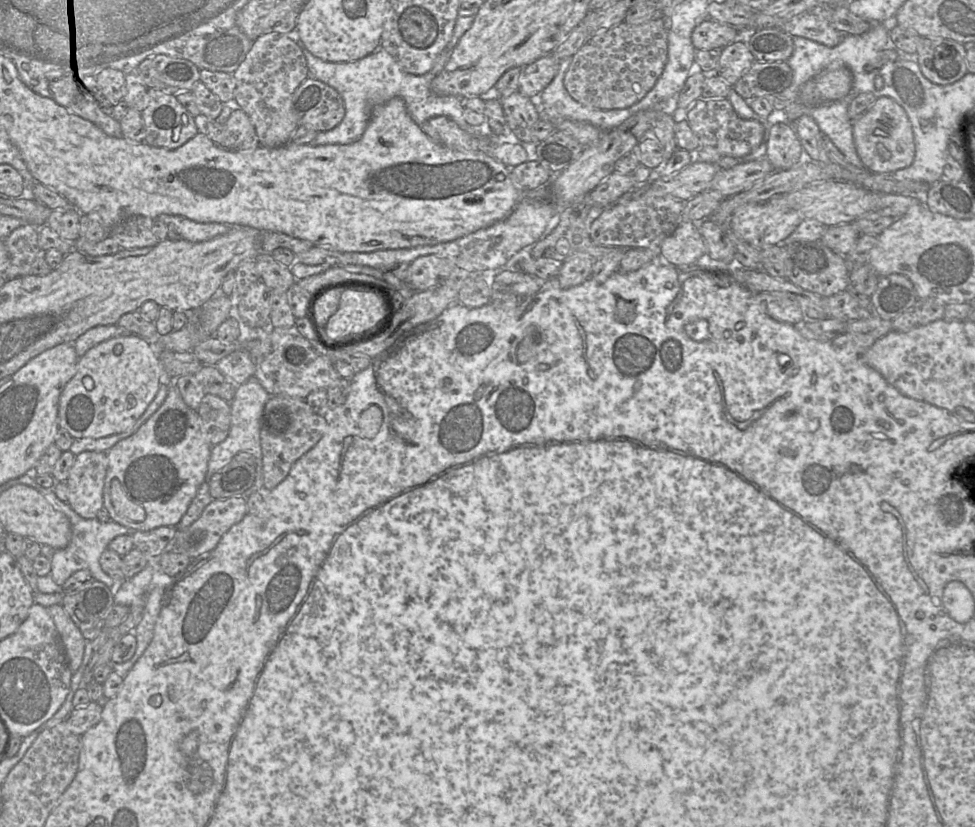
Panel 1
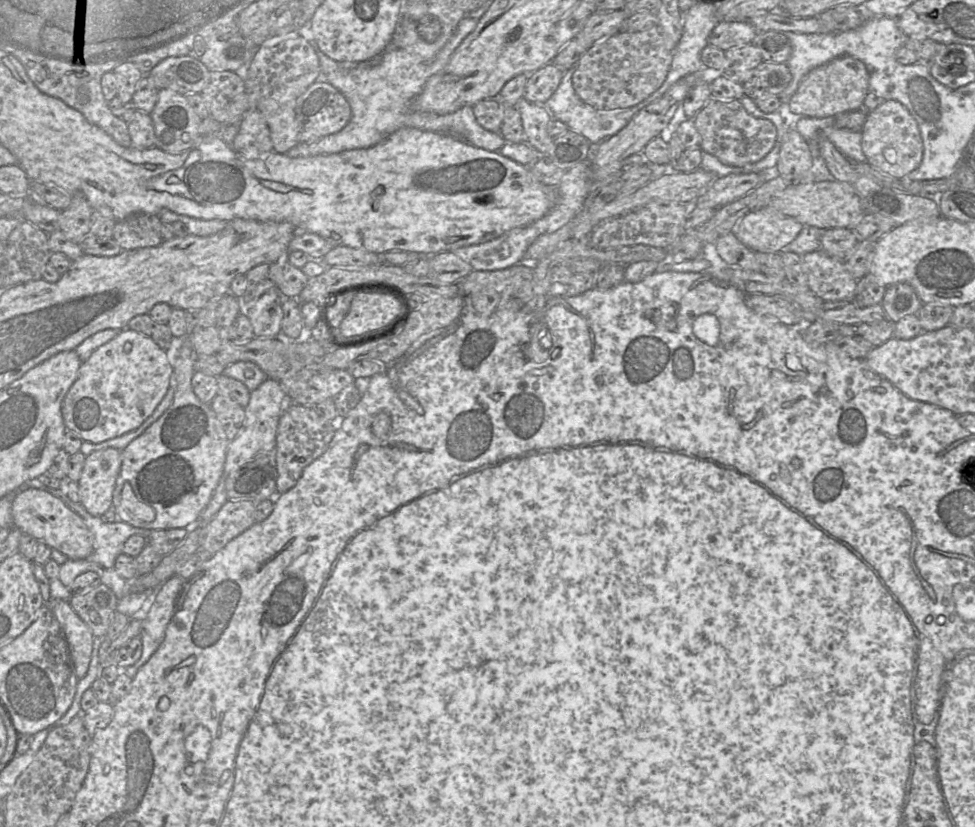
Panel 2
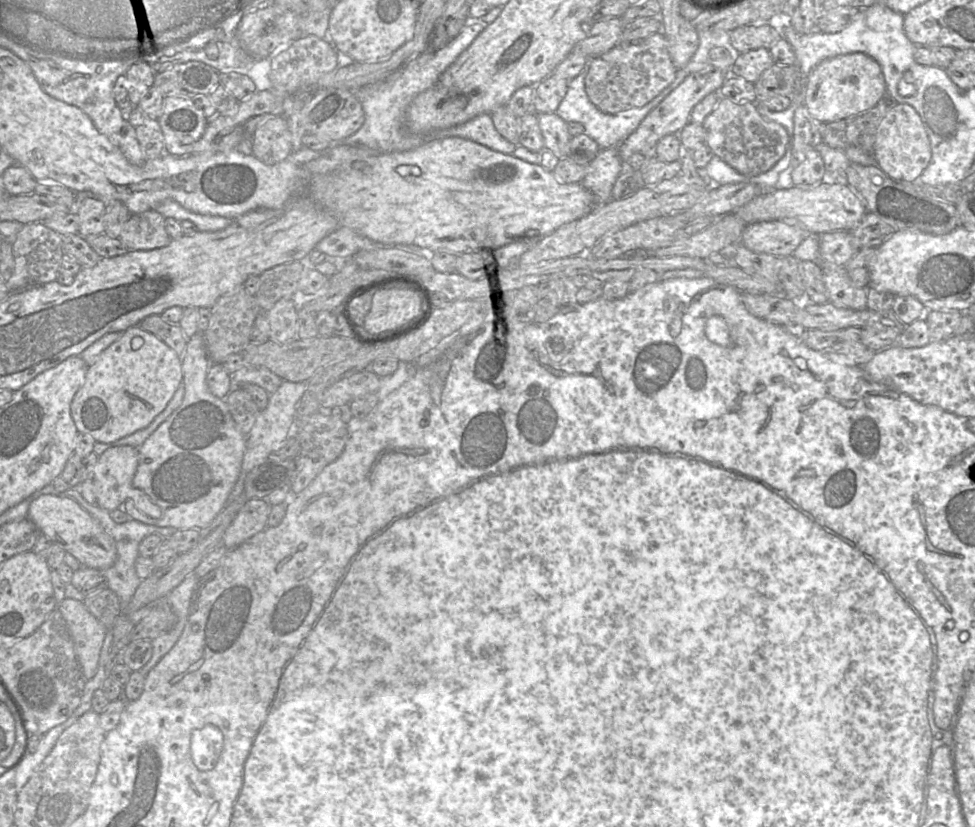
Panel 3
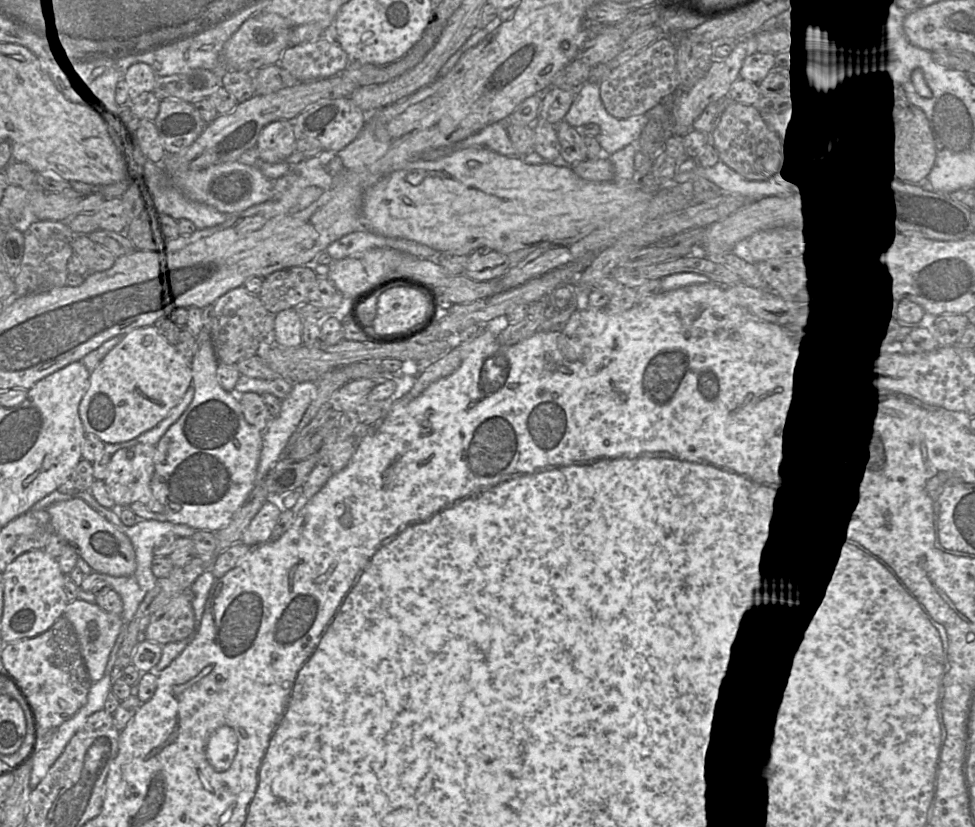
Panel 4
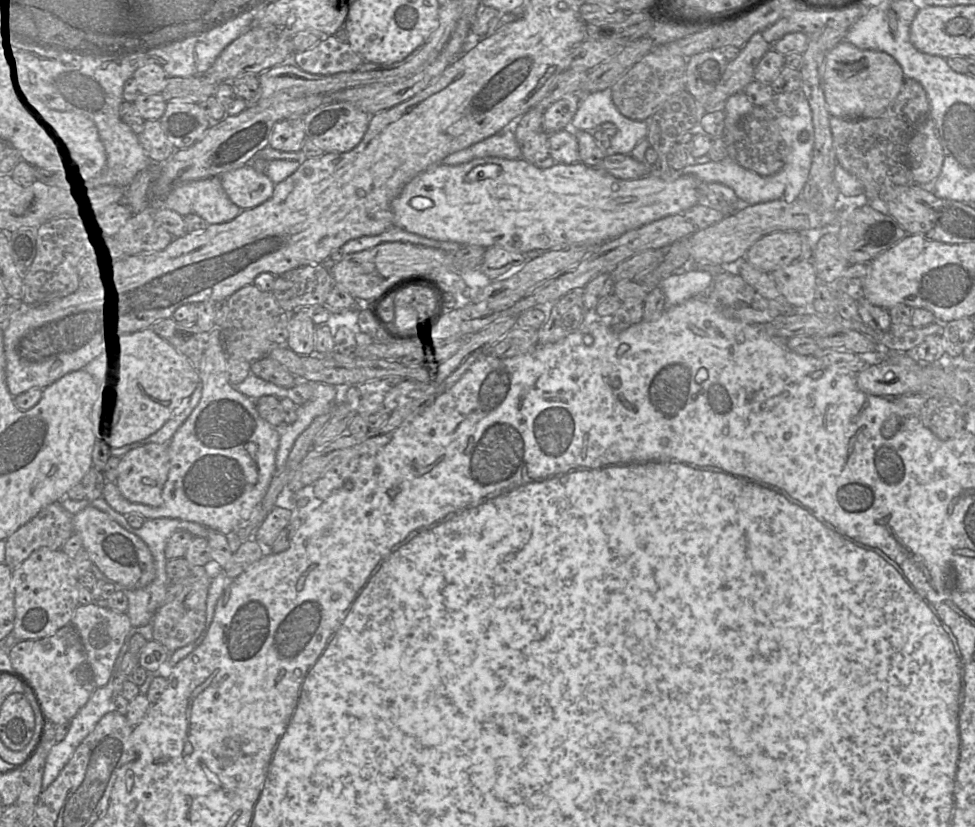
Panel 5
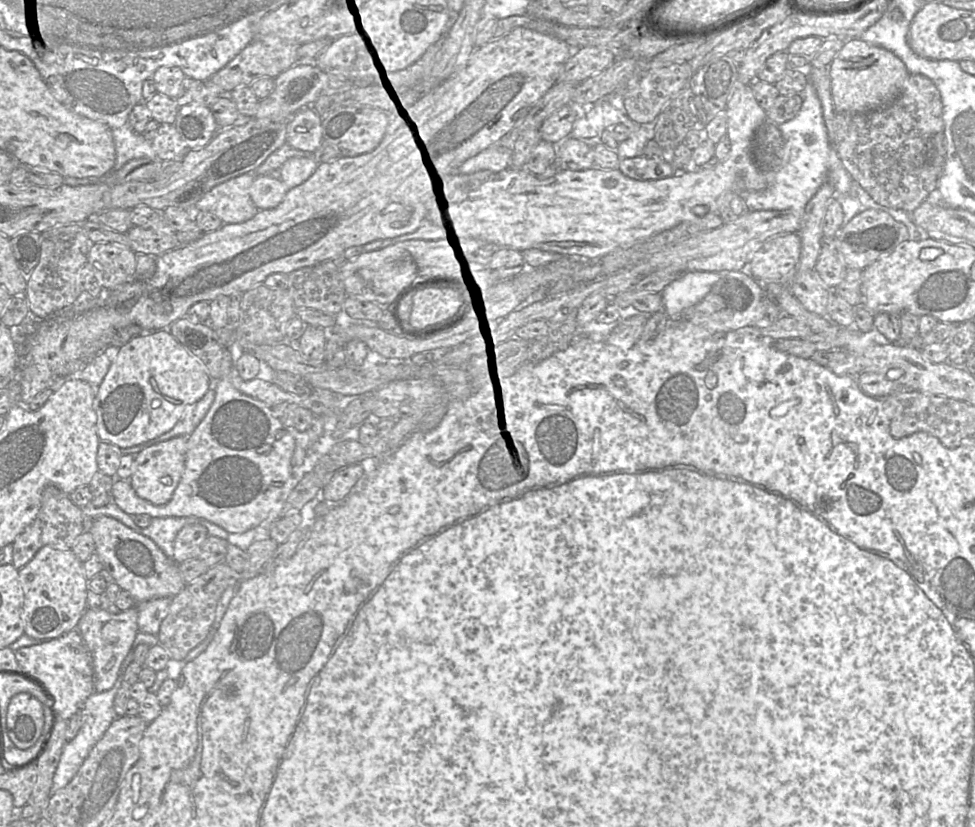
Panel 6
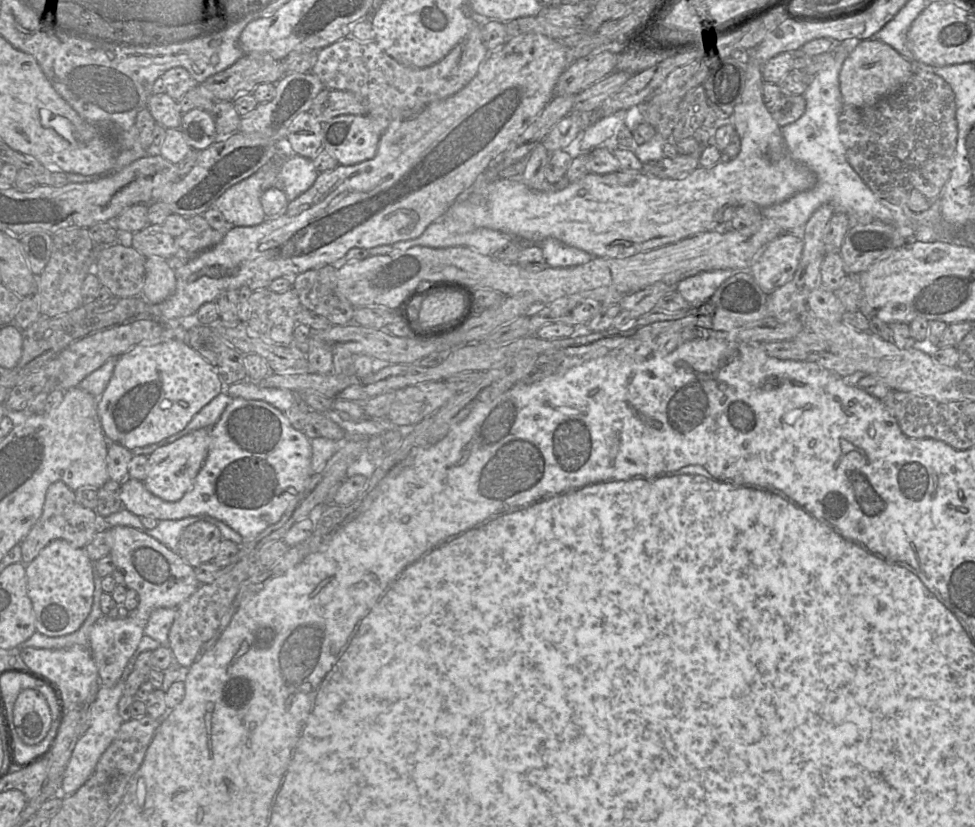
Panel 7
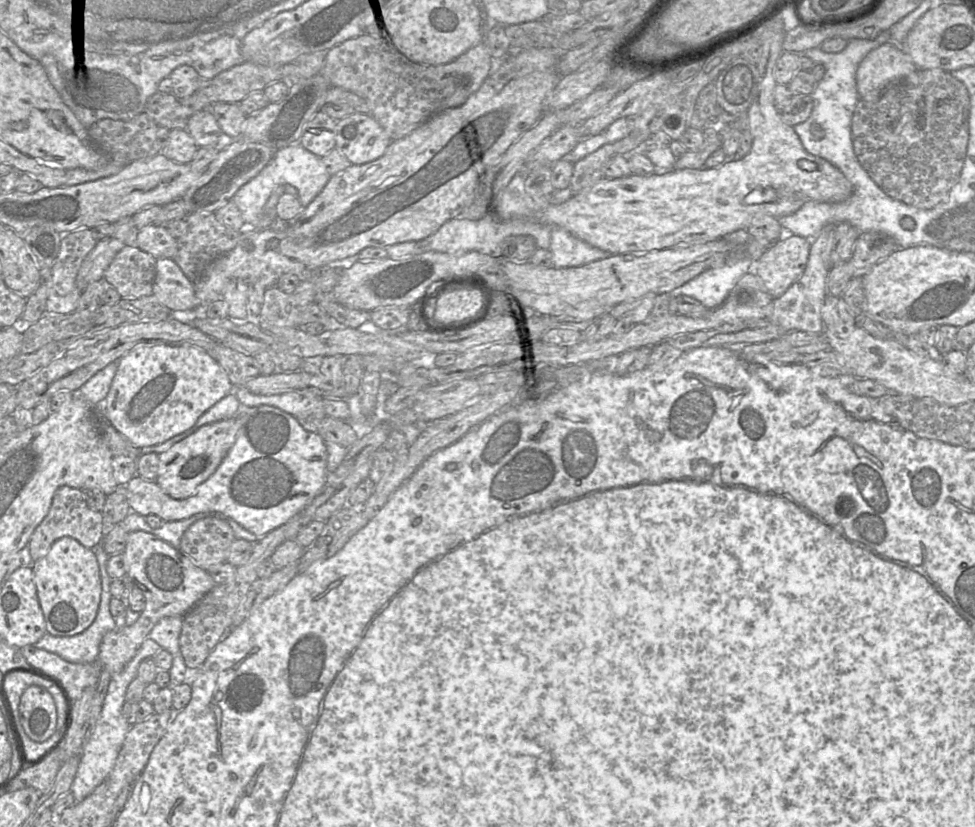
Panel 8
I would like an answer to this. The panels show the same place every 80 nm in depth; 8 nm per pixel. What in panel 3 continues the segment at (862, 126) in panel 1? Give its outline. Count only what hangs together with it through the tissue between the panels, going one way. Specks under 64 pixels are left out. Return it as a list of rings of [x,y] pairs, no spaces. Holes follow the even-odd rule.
[[[893,102],[879,124],[871,153],[875,165],[889,177],[901,182],[914,182],[931,159],[928,136],[917,111],[909,104]]]

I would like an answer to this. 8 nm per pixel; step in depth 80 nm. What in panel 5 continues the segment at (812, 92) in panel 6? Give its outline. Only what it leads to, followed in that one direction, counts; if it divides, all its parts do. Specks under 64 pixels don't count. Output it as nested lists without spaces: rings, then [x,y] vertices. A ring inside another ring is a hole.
[[[801,95],[793,115],[777,117],[775,120],[789,148],[788,163],[778,173],[771,176],[761,176],[743,168],[730,157],[726,157],[719,162],[709,161],[705,157],[698,160],[692,159],[692,163],[683,168],[678,174],[691,175],[703,182],[721,183],[731,188],[740,201],[748,204],[765,203],[779,199],[786,201],[796,200],[801,197],[803,188],[809,179],[814,150],[812,112],[807,99]]]

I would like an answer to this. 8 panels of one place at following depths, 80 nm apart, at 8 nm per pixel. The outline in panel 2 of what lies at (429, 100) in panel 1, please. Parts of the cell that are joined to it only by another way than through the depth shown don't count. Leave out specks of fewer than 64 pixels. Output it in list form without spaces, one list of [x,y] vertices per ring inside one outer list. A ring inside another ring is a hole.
[[[464,17],[450,41],[430,61],[425,61],[415,54],[394,49],[382,52],[374,60],[362,63],[336,62],[319,50],[317,55],[321,78],[339,90],[351,108],[351,118],[347,125],[337,133],[321,137],[308,146],[312,155],[334,154],[346,150],[374,146],[386,136],[401,127],[413,127],[422,130],[450,134],[465,139],[476,147],[488,151],[498,151],[506,141],[497,133],[491,132],[478,124],[471,106],[439,115],[433,112],[419,111],[412,107],[413,101],[421,93],[427,80],[442,71],[462,41],[476,28],[478,20]]]

